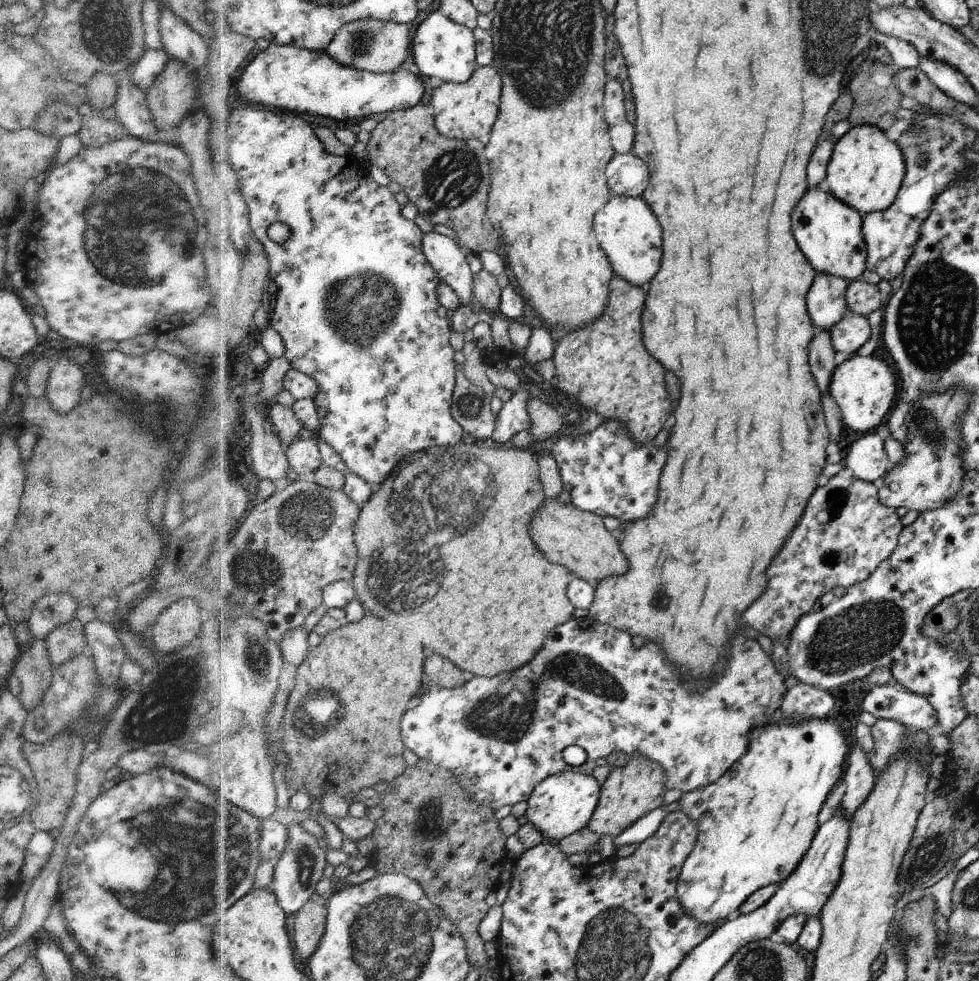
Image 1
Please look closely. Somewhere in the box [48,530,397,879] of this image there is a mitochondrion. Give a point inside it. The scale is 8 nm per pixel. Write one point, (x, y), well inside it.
(138, 726)

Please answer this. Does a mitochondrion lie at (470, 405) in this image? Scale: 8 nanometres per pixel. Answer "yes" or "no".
yes

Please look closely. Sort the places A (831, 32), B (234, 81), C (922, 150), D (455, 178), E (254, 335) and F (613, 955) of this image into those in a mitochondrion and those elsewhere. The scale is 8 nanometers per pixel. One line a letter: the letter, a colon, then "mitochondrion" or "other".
A: mitochondrion
B: other
C: mitochondrion
D: mitochondrion
E: other
F: mitochondrion

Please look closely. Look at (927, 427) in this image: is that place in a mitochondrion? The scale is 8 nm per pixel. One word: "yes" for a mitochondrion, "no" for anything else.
yes

